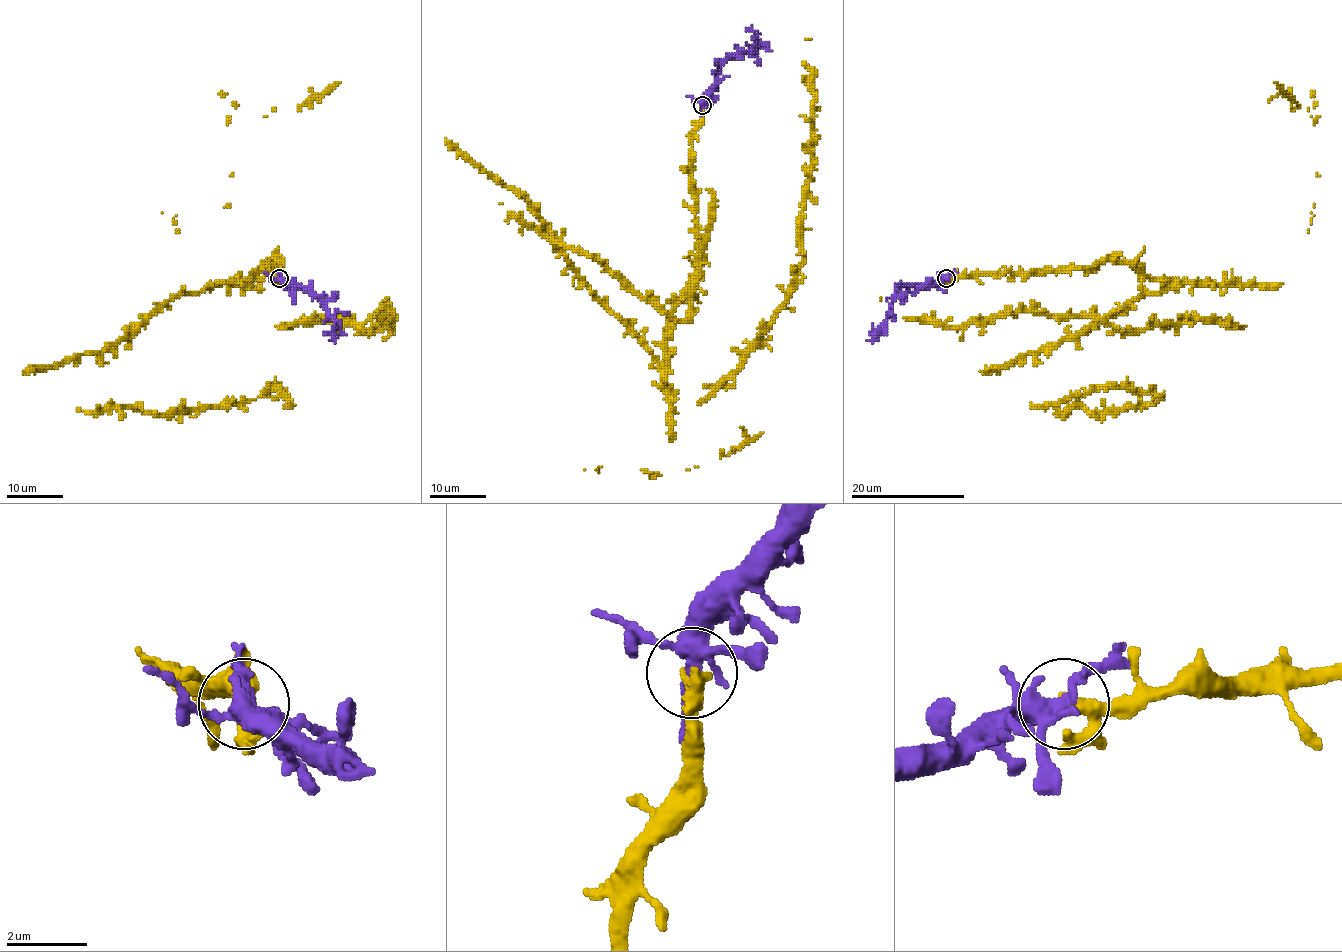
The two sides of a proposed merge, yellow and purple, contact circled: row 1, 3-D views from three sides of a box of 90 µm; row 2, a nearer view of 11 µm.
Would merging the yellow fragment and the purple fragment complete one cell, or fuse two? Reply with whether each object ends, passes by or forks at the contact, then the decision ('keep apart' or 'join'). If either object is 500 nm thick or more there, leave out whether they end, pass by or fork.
yellow forks there; purple forks there; join

